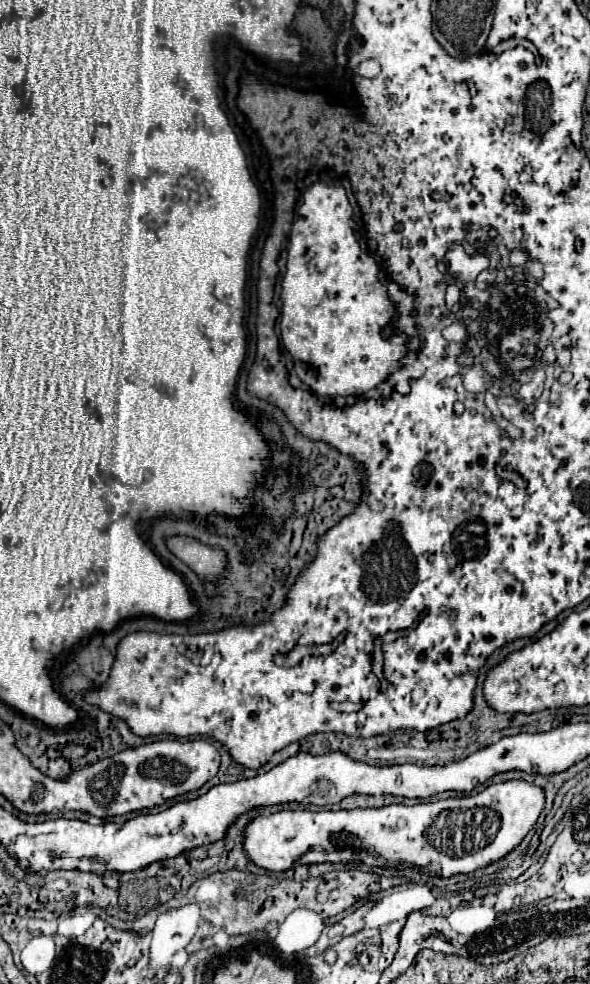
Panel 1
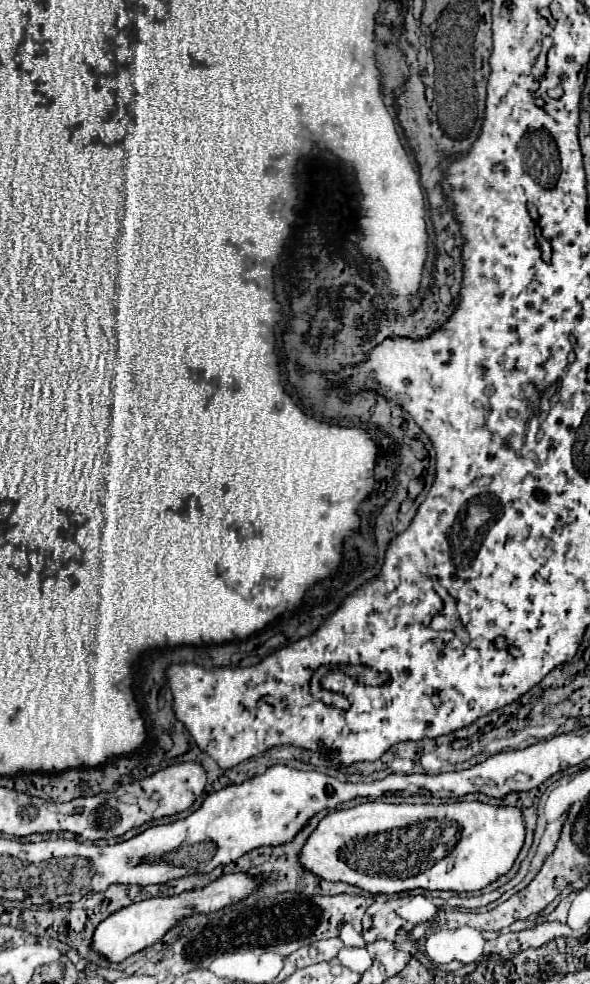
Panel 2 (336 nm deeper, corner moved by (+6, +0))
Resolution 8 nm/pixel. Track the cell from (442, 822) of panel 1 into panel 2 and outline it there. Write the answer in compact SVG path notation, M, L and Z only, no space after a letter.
M366 802L348 810L334 810L320 820L300 852L302 866L332 882L348 882L372 894L400 894L408 890L482 890L502 874L506 874L524 844L524 820L520 808L500 808L482 802L454 804L386 804Z

